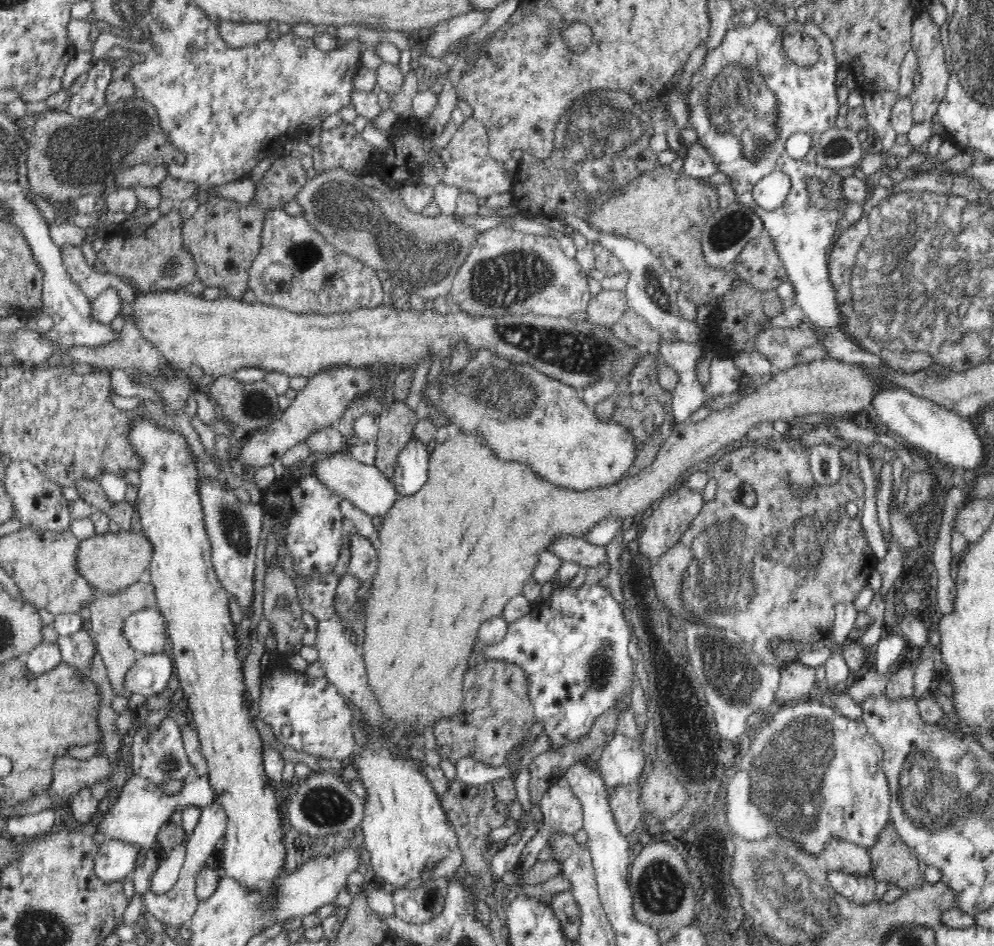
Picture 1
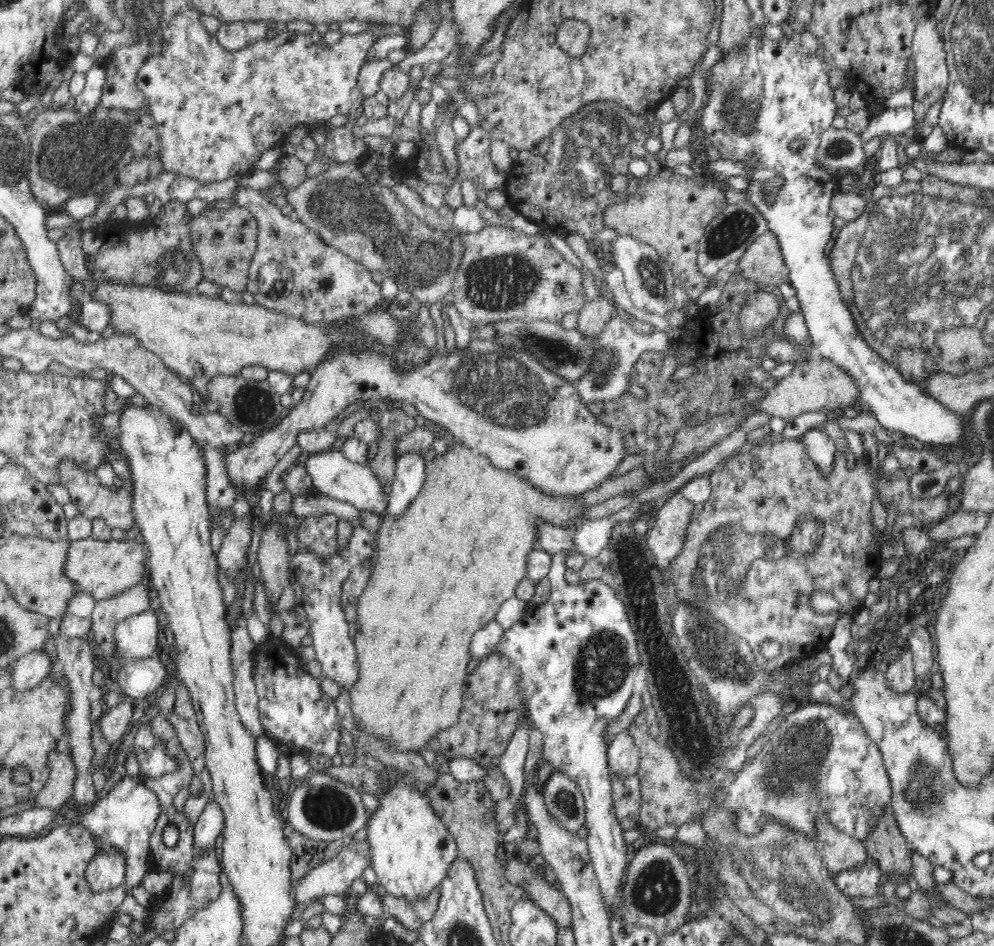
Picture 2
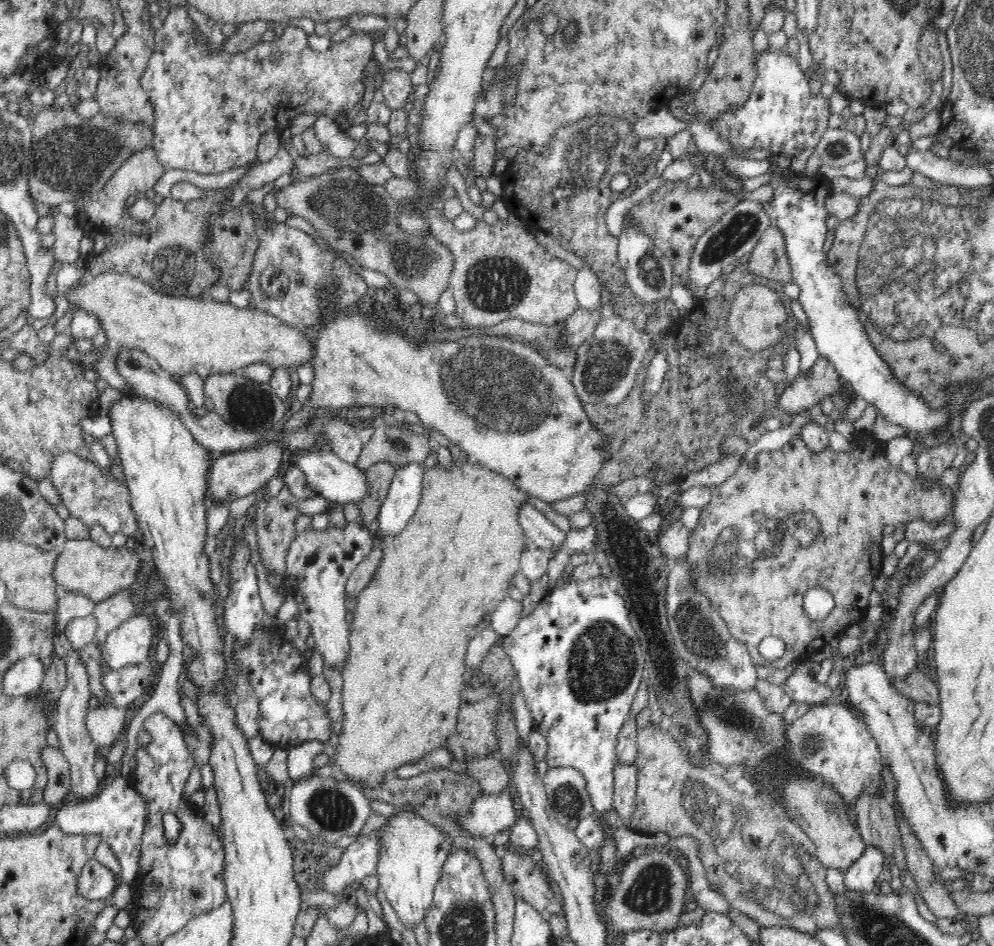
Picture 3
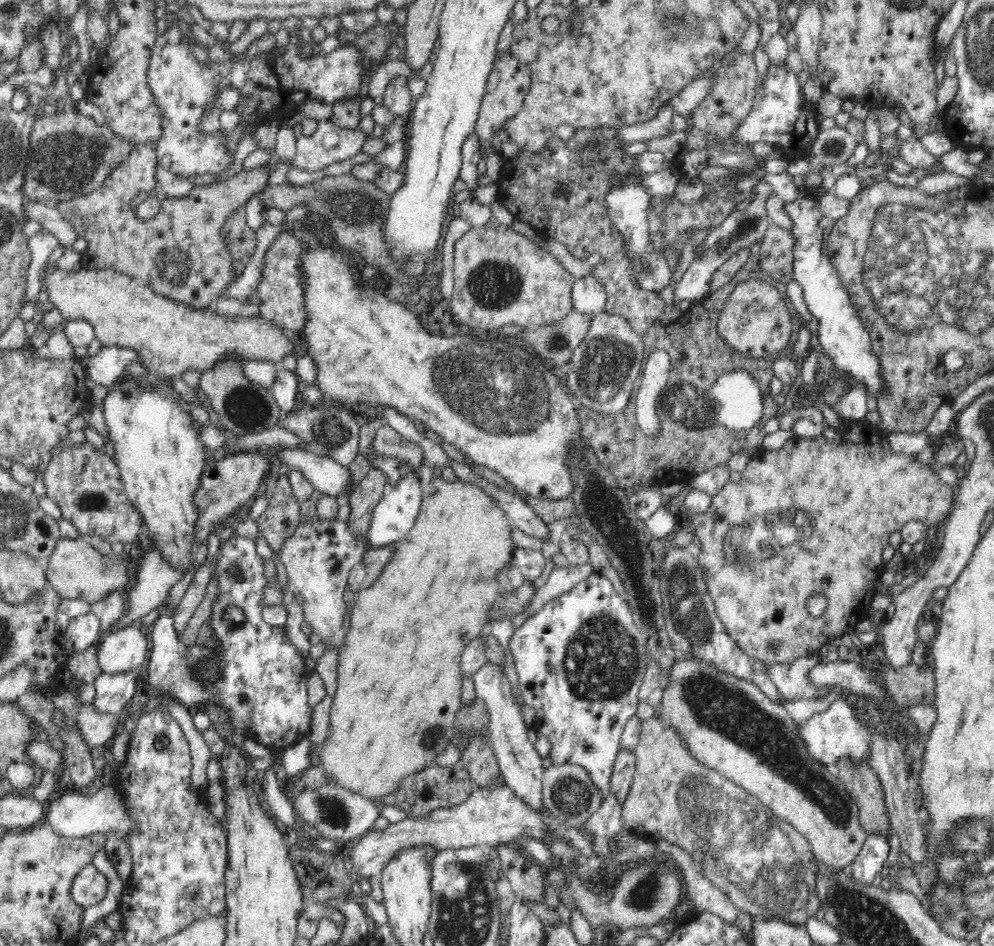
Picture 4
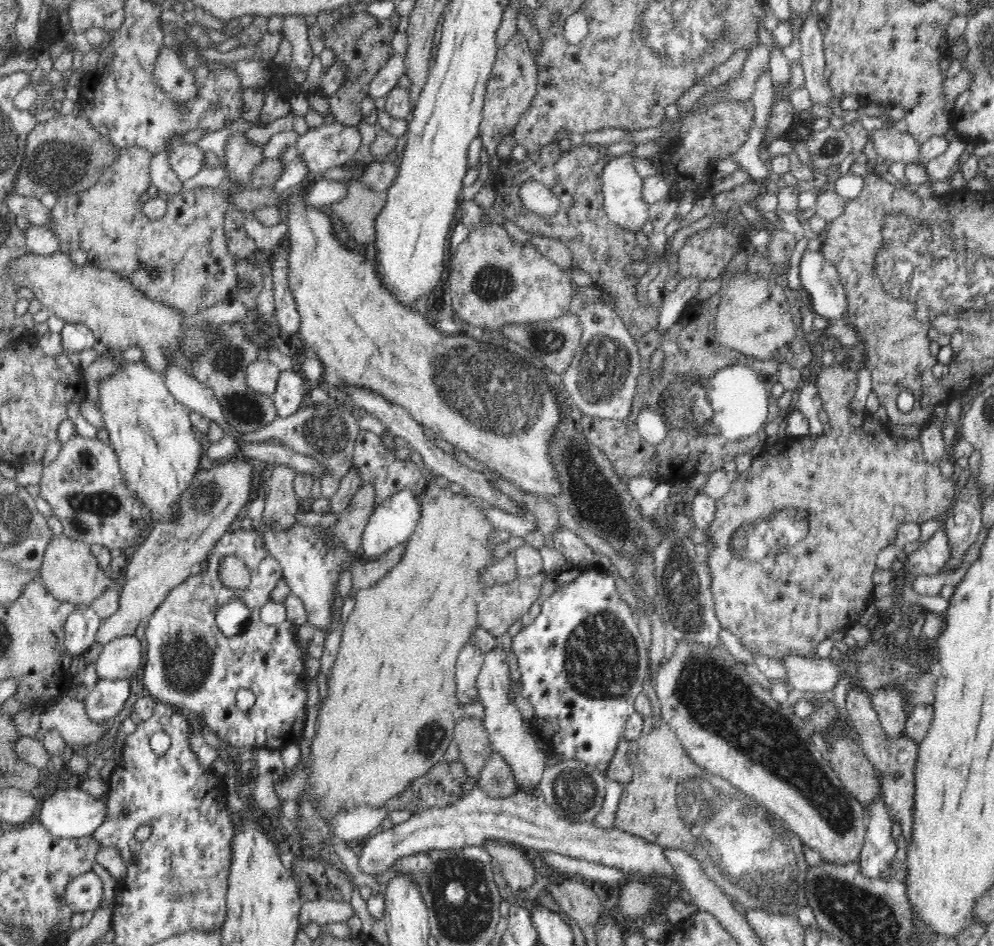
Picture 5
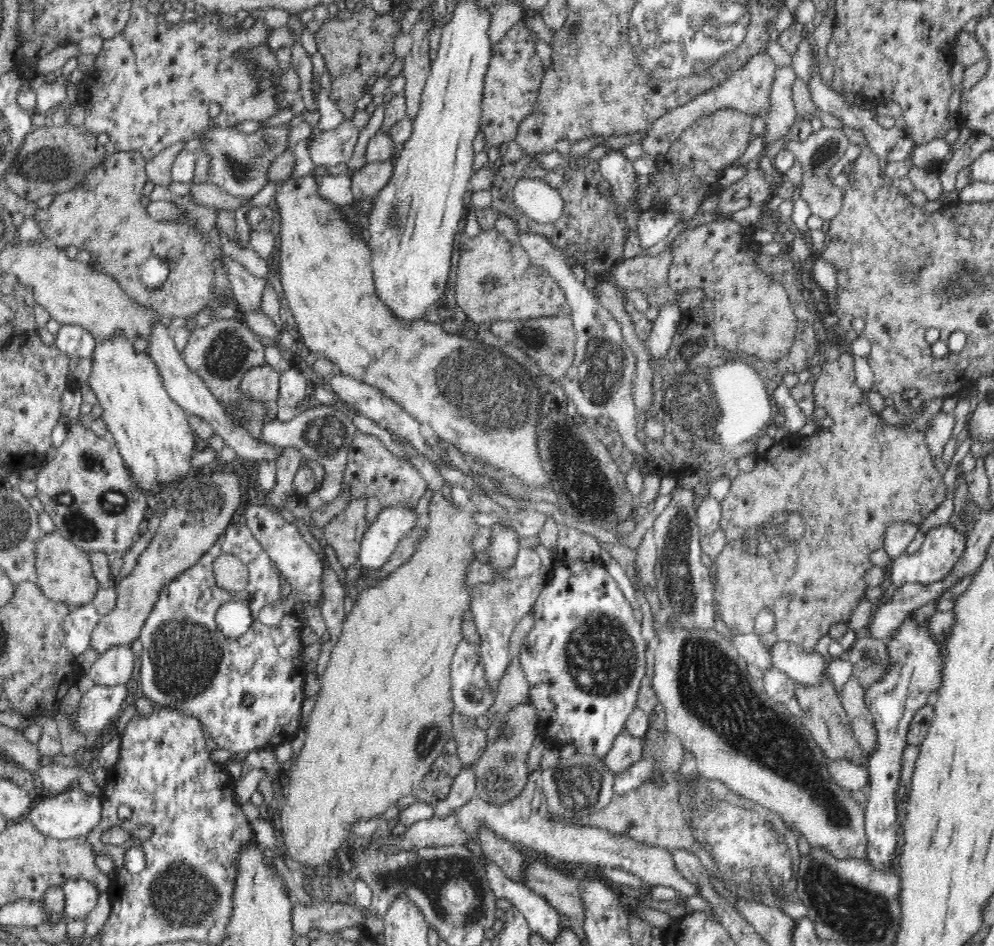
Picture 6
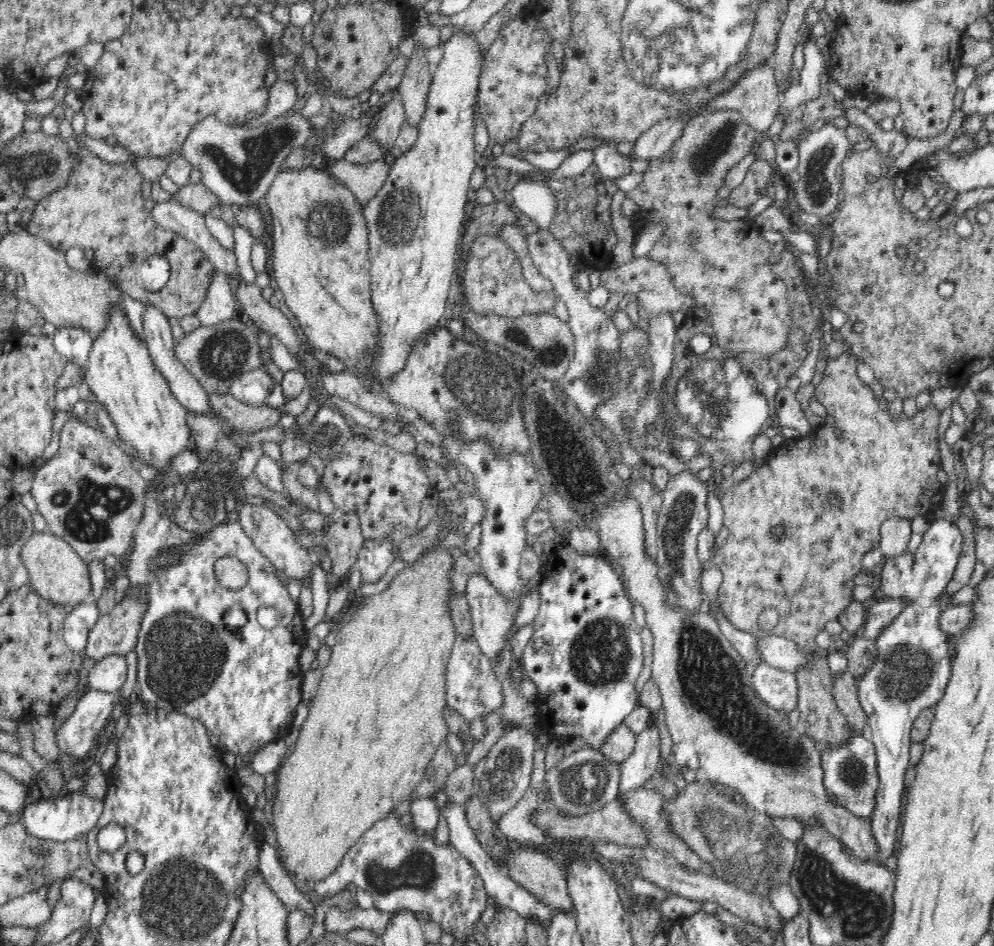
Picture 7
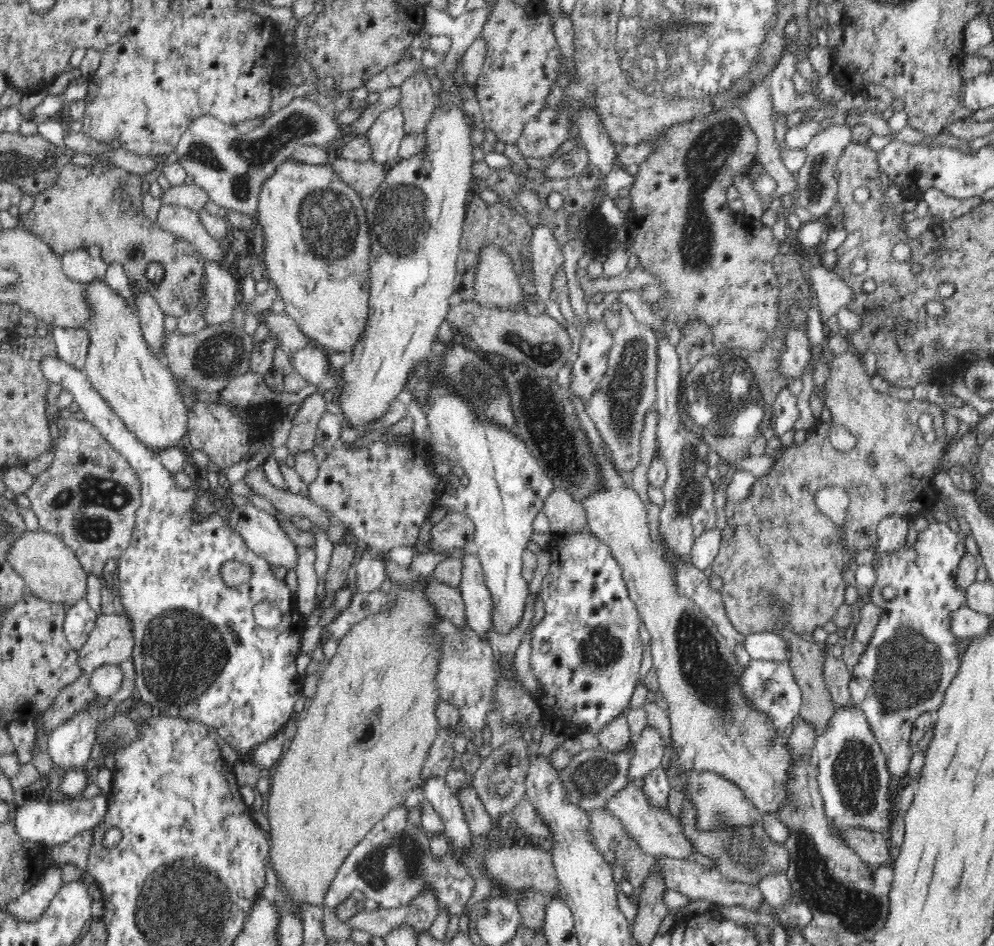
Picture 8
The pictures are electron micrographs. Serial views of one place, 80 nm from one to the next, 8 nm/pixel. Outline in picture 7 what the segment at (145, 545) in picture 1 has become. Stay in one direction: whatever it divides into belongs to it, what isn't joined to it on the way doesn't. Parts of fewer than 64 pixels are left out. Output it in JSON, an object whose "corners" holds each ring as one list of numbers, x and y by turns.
{"corners":[[40,531,31,534,21,548,21,560,27,568,29,583,38,595,56,605,67,609,91,599,89,567,80,555,54,533]]}

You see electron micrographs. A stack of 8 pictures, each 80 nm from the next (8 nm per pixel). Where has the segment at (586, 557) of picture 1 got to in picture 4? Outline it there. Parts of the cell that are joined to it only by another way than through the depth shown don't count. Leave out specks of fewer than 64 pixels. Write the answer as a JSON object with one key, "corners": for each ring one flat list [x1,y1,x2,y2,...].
{"corners":[[468,467,468,470,470,470,468,476,461,481,473,482,473,484,477,484,480,488,483,488,483,491,489,494,499,504,499,507,505,514,507,514,511,528,518,528,518,530,530,536,547,538,548,524,535,513,535,510,531,506,528,506,524,500,512,496,506,489,502,489,496,484,488,482,484,477,475,474,470,467]]}

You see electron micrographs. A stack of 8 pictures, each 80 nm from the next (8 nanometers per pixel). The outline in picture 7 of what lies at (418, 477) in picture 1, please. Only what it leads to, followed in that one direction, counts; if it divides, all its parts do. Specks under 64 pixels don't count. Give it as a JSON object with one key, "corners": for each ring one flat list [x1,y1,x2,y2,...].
{"corners":[[379,538,365,540,355,566,361,572,362,583,378,582,384,576,388,566,395,560,393,548,394,544,389,540]]}

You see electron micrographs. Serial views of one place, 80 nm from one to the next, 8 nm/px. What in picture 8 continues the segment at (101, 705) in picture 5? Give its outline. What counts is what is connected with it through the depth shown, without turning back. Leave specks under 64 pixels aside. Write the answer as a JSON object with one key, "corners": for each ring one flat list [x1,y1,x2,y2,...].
{"corners":[[90,704,48,736,48,754,56,768,81,768,90,758,99,725,98,705]]}

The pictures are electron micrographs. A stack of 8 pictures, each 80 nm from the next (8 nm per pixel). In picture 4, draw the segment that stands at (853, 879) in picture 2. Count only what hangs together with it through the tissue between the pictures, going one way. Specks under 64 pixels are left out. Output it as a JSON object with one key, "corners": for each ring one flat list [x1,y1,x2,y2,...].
{"corners":[[882,833,867,835,858,856,849,865,853,878,861,884,872,886,882,880,887,871,889,840]]}

